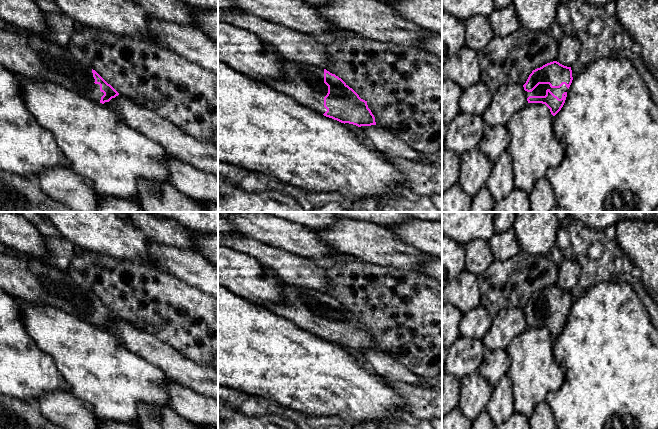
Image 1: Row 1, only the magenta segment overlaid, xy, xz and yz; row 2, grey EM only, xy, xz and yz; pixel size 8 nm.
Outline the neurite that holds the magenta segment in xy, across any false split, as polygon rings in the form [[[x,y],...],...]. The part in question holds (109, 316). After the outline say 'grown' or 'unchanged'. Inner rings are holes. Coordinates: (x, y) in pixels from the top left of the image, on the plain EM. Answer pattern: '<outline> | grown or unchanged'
[[[0,253],[0,289],[21,301],[58,308],[102,328],[119,319],[95,294],[78,286],[69,276],[68,270],[56,268],[35,257]]] | grown

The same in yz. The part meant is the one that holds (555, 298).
[[[557,285],[532,295],[523,309],[528,327],[545,328],[553,340],[563,331],[572,307],[571,291]]] | grown

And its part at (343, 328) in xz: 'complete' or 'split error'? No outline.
split error

